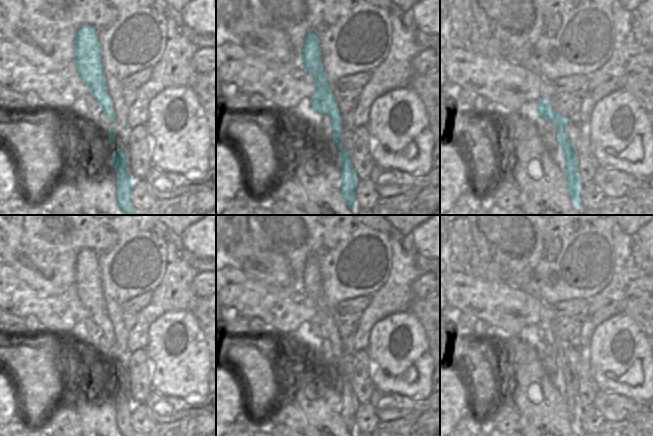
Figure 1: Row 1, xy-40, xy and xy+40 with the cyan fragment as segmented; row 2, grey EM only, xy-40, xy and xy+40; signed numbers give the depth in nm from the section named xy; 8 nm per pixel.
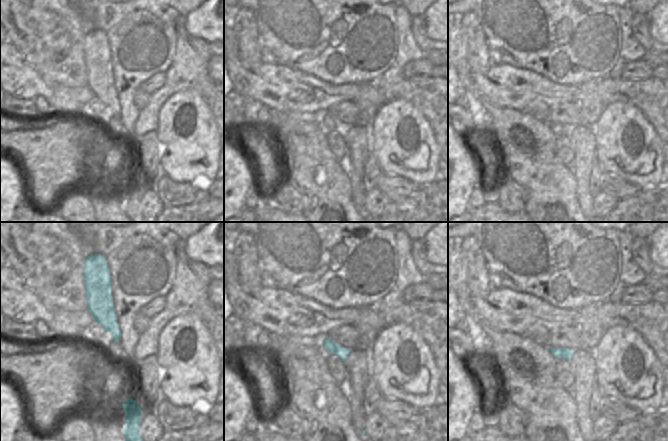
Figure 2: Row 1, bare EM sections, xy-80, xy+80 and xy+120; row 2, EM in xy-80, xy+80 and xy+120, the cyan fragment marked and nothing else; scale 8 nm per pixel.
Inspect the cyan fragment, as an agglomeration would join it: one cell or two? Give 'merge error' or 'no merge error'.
no merge error

